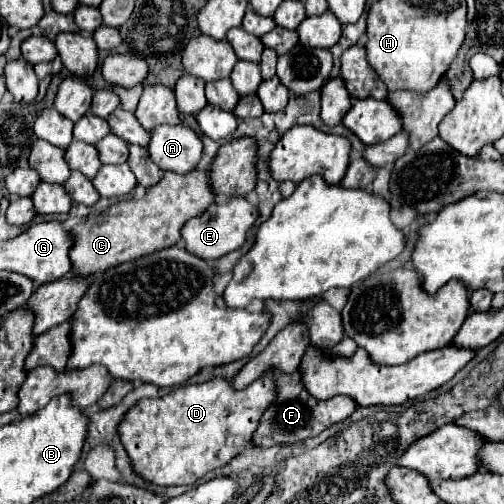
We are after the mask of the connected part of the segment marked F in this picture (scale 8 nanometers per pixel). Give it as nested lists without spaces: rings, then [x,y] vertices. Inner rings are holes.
[[[299,372],[275,376],[275,390],[277,390],[275,402],[271,402],[269,408],[263,412],[259,428],[253,432],[253,444],[261,448],[279,446],[279,444],[295,444],[311,436],[317,436],[331,424],[337,424],[349,418],[357,408],[357,404],[351,398],[341,398],[341,396],[333,396],[329,400],[313,398],[305,390]]]

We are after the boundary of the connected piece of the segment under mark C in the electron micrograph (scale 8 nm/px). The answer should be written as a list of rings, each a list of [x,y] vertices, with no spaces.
[[[193,170],[189,174],[163,172],[159,184],[147,188],[143,200],[123,200],[109,206],[97,216],[89,216],[85,222],[77,224],[73,232],[73,246],[69,260],[73,262],[73,274],[93,276],[111,266],[139,258],[163,248],[169,248],[181,240],[181,228],[189,218],[203,214],[215,202],[213,192],[209,192],[207,170]]]

